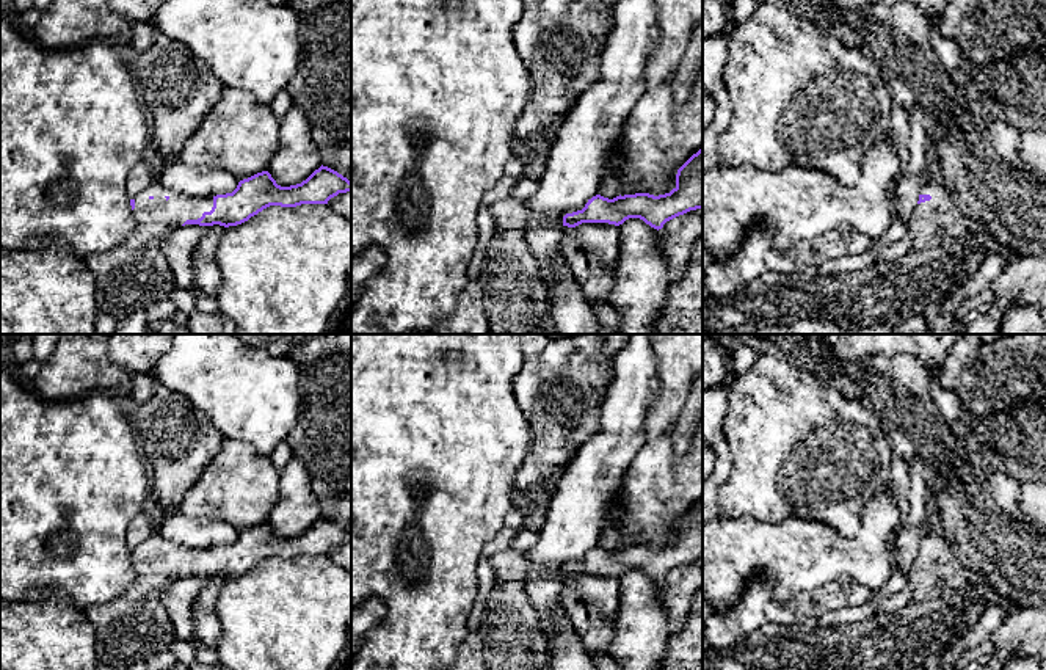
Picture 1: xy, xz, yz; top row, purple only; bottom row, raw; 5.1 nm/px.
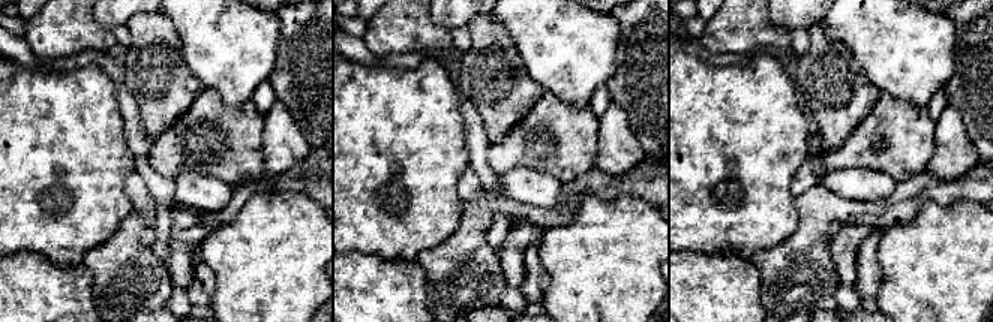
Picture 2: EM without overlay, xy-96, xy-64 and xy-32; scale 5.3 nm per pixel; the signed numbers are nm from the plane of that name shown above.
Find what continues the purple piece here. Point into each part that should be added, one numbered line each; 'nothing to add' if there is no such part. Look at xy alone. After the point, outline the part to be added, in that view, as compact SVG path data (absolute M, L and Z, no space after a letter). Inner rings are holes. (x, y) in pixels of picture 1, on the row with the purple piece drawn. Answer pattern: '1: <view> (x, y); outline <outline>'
1: xy (130, 276); outline M158 180L141 190L135 198L135 229L119 245L83 259L96 279L97 309L121 320L135 311L146 311L151 304L169 298L177 286L163 256L162 242L173 229L187 220L201 218L212 207L213 198L183 196L165 188Z

